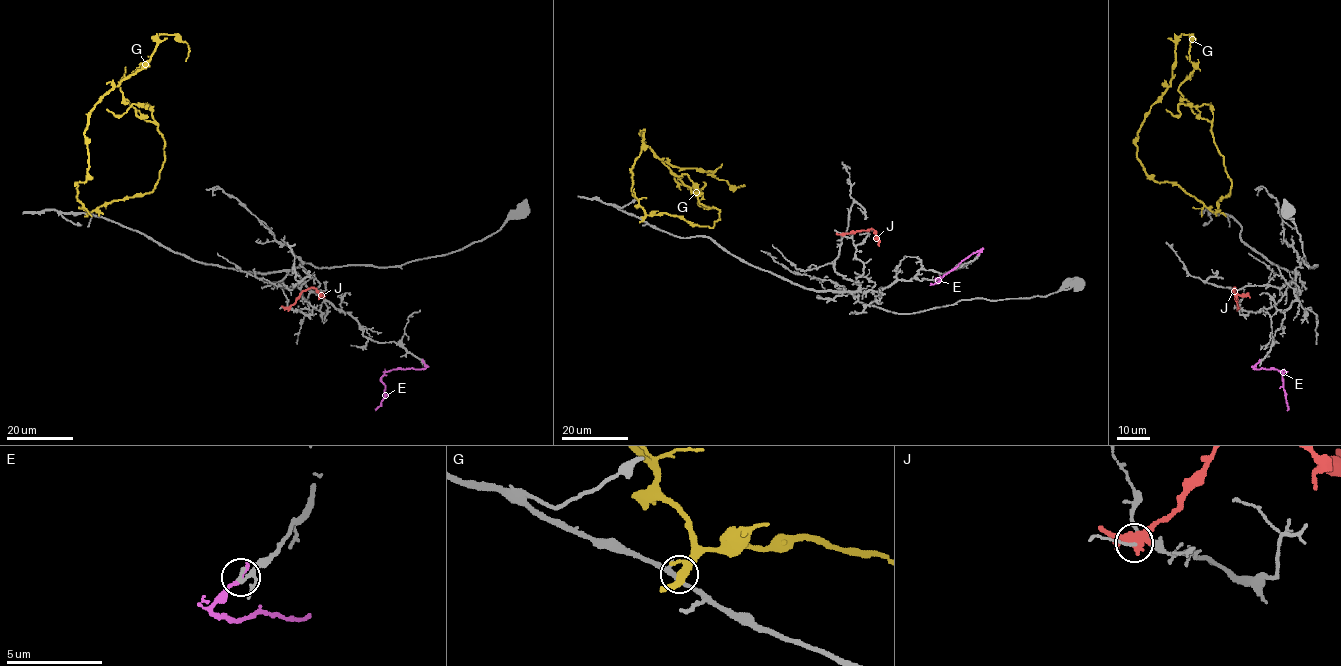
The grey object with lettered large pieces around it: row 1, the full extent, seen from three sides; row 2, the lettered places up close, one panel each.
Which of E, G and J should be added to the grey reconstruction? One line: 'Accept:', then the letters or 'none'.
Accept: none

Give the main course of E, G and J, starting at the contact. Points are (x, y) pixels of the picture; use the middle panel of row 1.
E: (978, 254), (981, 249), (936, 278), (939, 281), (930, 283)
G: (642, 219), (645, 210), (631, 190), (634, 160), (643, 143), (641, 131), (642, 141), (663, 161), (740, 185)
J: (843, 234), (872, 230), (879, 246)

